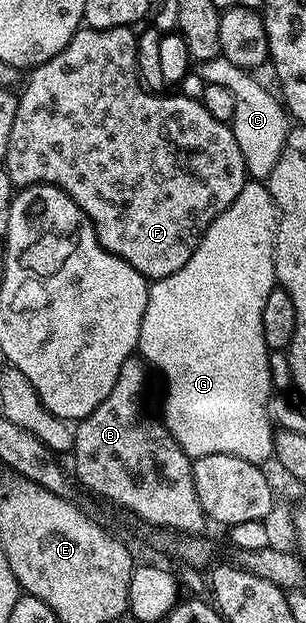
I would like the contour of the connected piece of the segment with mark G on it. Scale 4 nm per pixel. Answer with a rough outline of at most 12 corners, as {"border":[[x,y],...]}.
{"border":[[247,181],[149,284],[137,351],[192,460],[273,458],[277,206]]}

